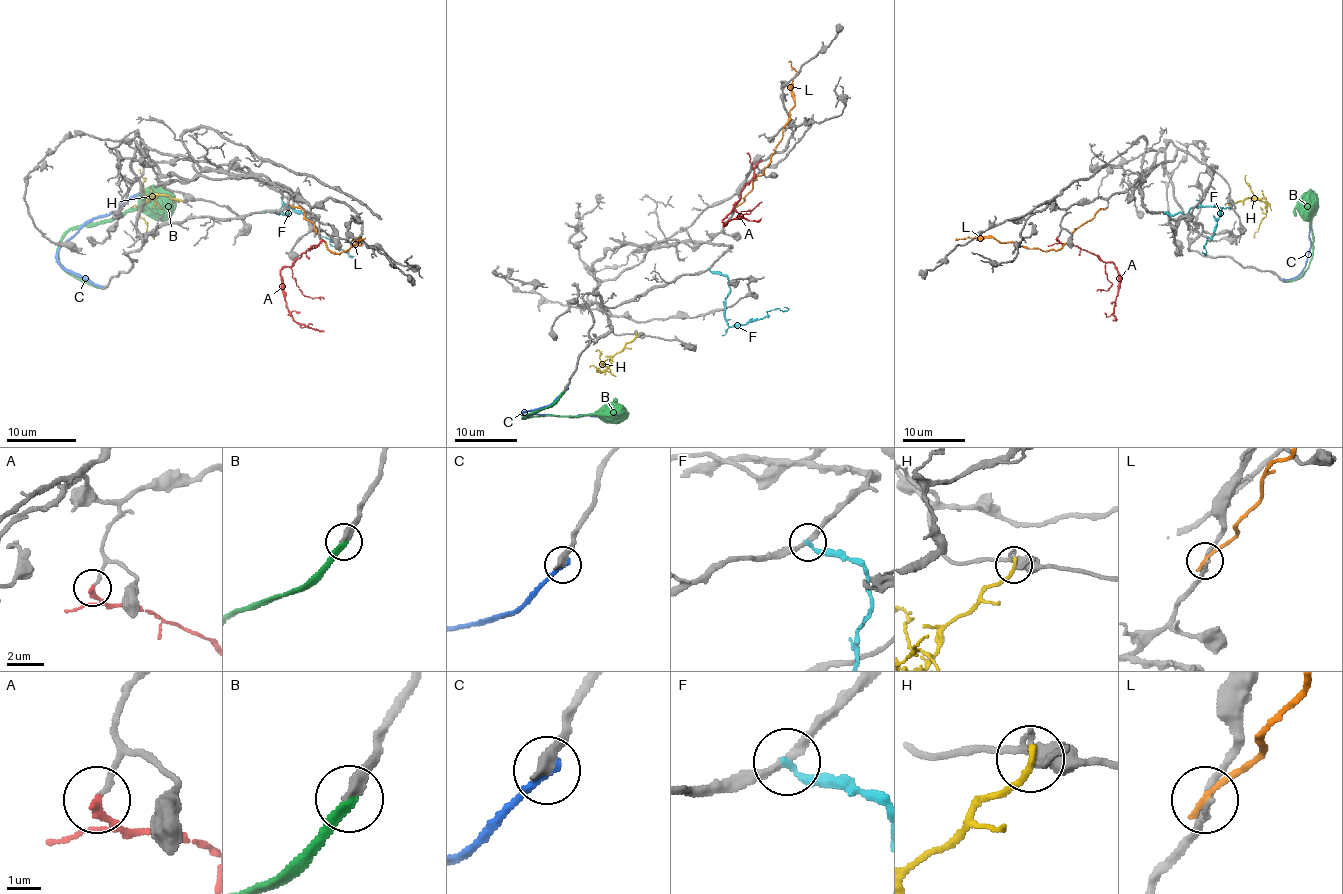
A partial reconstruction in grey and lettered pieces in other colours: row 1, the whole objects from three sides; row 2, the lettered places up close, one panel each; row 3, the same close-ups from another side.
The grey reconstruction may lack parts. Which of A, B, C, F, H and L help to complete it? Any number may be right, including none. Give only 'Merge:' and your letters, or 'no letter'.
Merge: B

